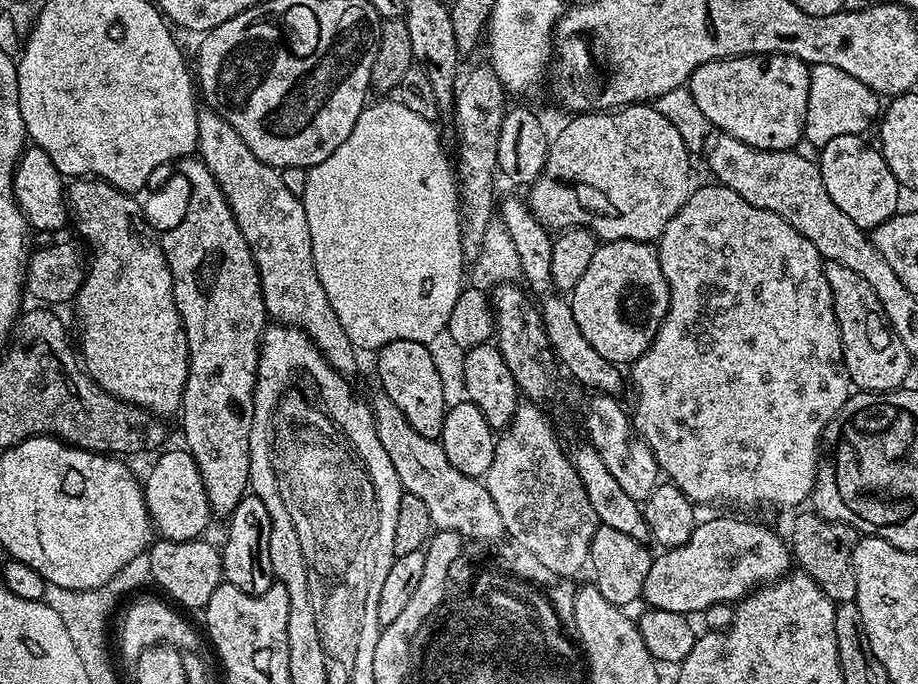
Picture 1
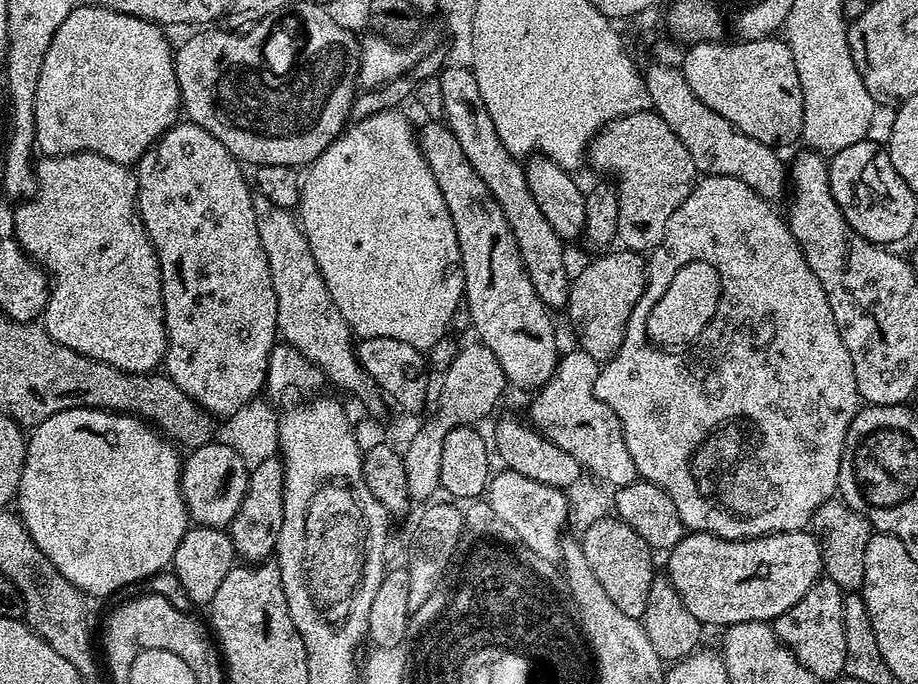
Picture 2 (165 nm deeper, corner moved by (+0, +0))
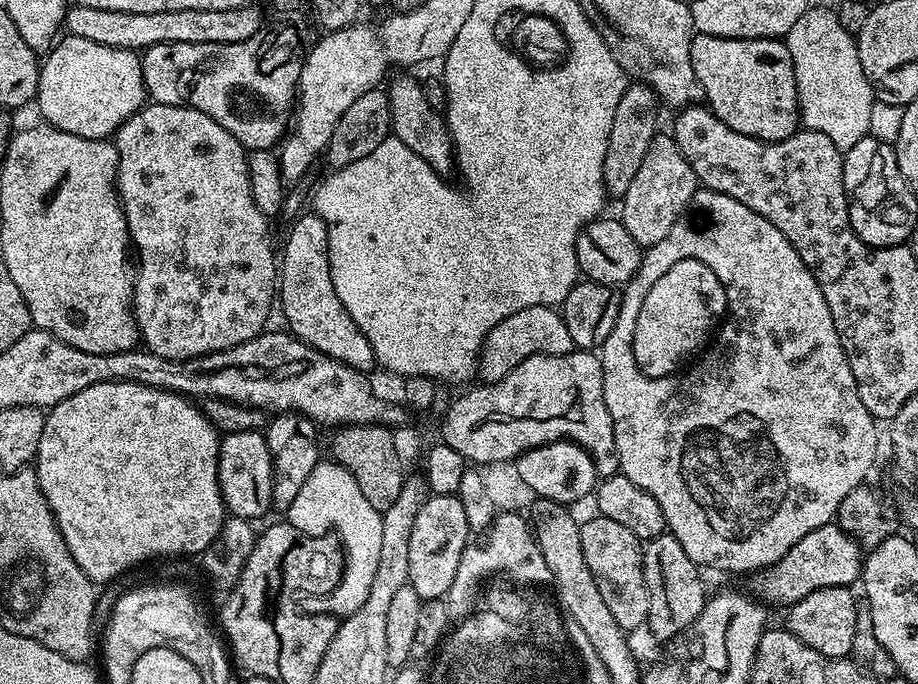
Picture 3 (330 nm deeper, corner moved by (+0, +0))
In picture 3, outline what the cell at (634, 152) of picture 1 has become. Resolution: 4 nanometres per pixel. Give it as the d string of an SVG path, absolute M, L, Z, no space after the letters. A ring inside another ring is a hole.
M658 134L650 142L650 150L642 162L639 178L630 182L630 190L626 190L622 198L622 223L642 246L662 242L662 238L670 234L670 226L674 226L674 222L678 222L681 214L688 209L688 203L696 191L698 181L694 170L690 162L682 158L682 150L678 150L675 139L671 135ZM652 180L656 180L656 184Z

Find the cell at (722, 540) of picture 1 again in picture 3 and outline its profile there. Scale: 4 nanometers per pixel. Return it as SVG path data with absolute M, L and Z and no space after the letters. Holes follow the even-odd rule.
M836 523L827 524L818 530L810 530L806 538L801 538L782 554L778 562L769 568L762 568L751 577L755 599L765 605L784 604L791 606L798 603L806 594L814 594L814 590L822 590L830 586L846 588L861 579L864 571L865 553L860 543L850 534L846 534Z

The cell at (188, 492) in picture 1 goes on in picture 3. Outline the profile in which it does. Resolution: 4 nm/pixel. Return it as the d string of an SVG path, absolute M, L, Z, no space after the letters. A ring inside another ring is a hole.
M263 431L229 432L221 439L218 486L224 499L224 507L231 515L256 522L259 521L259 516L270 512L274 490L274 466L270 458L270 446Z

